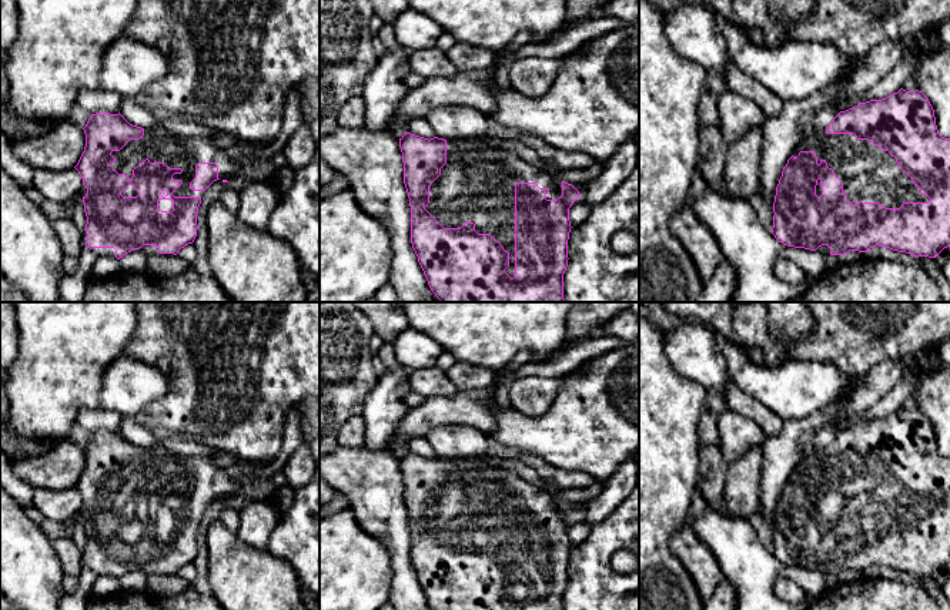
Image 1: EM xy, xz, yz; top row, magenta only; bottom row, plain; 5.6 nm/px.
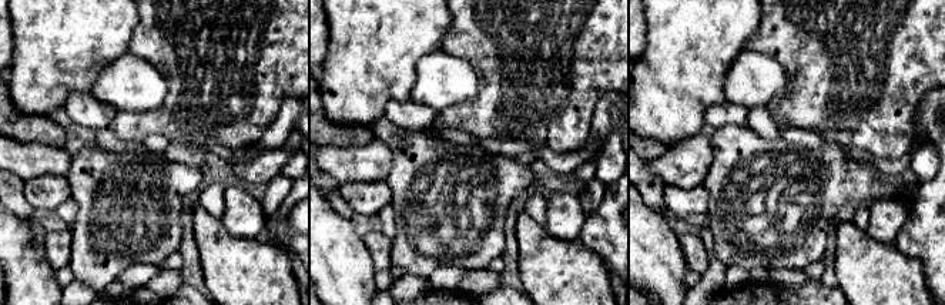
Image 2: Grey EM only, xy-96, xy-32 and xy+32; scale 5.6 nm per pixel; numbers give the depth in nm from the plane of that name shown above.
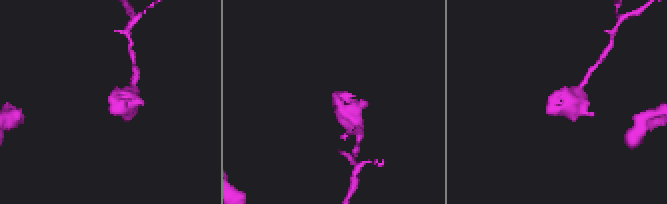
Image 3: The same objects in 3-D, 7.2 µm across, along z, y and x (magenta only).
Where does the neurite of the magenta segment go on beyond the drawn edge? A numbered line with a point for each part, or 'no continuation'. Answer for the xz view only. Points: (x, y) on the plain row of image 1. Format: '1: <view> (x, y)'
1: xz (477, 503)

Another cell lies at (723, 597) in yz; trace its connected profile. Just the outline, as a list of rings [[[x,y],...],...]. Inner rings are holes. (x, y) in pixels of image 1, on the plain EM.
[[[722,579],[713,594],[703,601],[702,610],[736,610],[736,594],[726,579]]]

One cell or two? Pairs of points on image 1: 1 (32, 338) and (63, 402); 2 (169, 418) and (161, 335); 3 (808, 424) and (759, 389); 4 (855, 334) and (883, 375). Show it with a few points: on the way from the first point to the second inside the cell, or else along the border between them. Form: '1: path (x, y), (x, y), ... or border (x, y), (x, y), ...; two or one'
1: path (47, 354), (53, 359), (53, 386); one
2: path (179, 398), (179, 355); one
3: border (832, 402), (800, 418), (783, 421); two
4: border (909, 357), (882, 361), (866, 375); two

